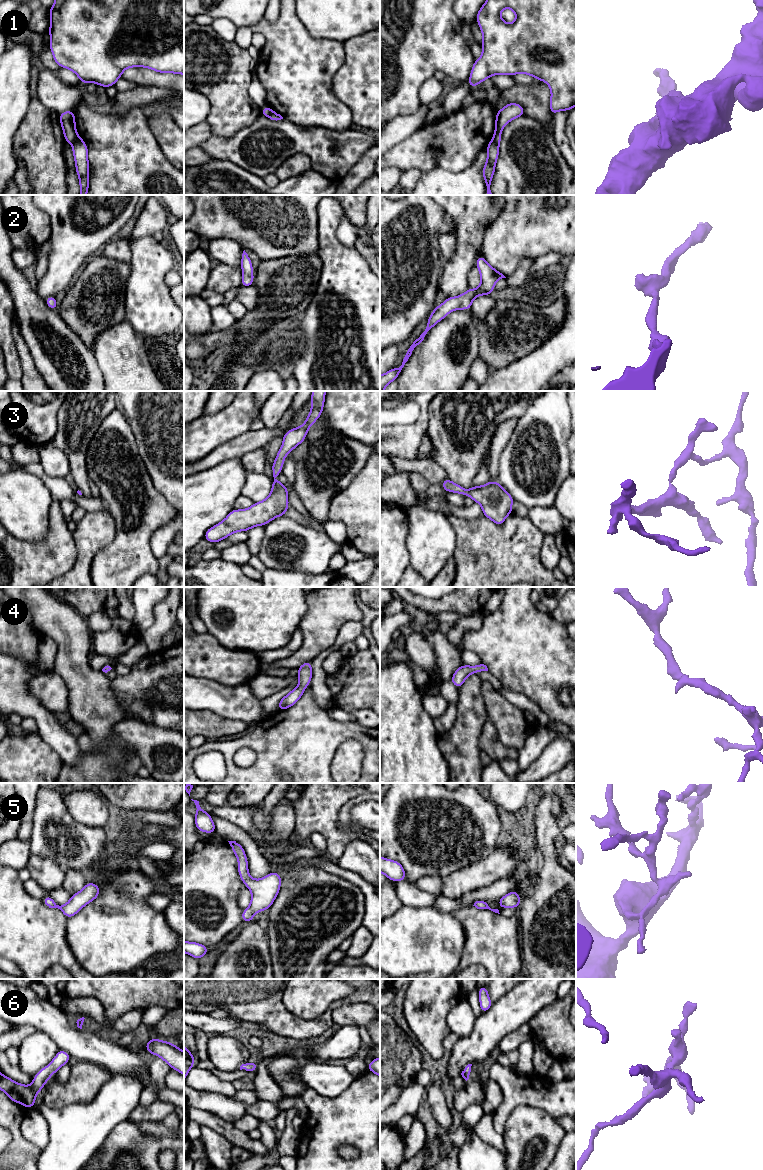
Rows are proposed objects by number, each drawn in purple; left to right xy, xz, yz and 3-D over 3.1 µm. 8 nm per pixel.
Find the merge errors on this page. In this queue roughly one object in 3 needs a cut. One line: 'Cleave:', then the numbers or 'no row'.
Cleave: 1

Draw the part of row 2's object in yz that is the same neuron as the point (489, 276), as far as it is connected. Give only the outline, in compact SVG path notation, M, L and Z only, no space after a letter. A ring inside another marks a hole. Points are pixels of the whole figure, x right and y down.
M481 255L476 260L476 267L478 268L481 276L481 283L478 288L469 288L465 293L457 297L447 298L441 305L434 308L432 314L428 318L428 324L419 337L413 342L408 349L402 365L399 368L392 368L383 375L380 375L380 391L384 391L385 387L392 381L398 378L402 368L408 361L414 348L419 345L424 338L428 335L428 332L439 321L445 318L450 312L457 309L469 310L473 300L480 295L490 295L493 293L494 286L499 279L506 278L501 272L495 270Z

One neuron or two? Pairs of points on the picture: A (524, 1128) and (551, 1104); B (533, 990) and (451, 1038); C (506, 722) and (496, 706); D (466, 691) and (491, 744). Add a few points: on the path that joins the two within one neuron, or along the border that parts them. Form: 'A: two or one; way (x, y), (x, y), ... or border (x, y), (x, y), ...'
A: two; border (520, 1105), (542, 1109), (557, 1119)
B: two; border (459, 1038), (450, 1052)
C: one; way (506, 718), (499, 710)
D: two; border (487, 718), (479, 737), (480, 749)

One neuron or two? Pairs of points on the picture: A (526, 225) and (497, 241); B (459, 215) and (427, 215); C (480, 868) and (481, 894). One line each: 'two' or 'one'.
A: one
B: two
C: two

